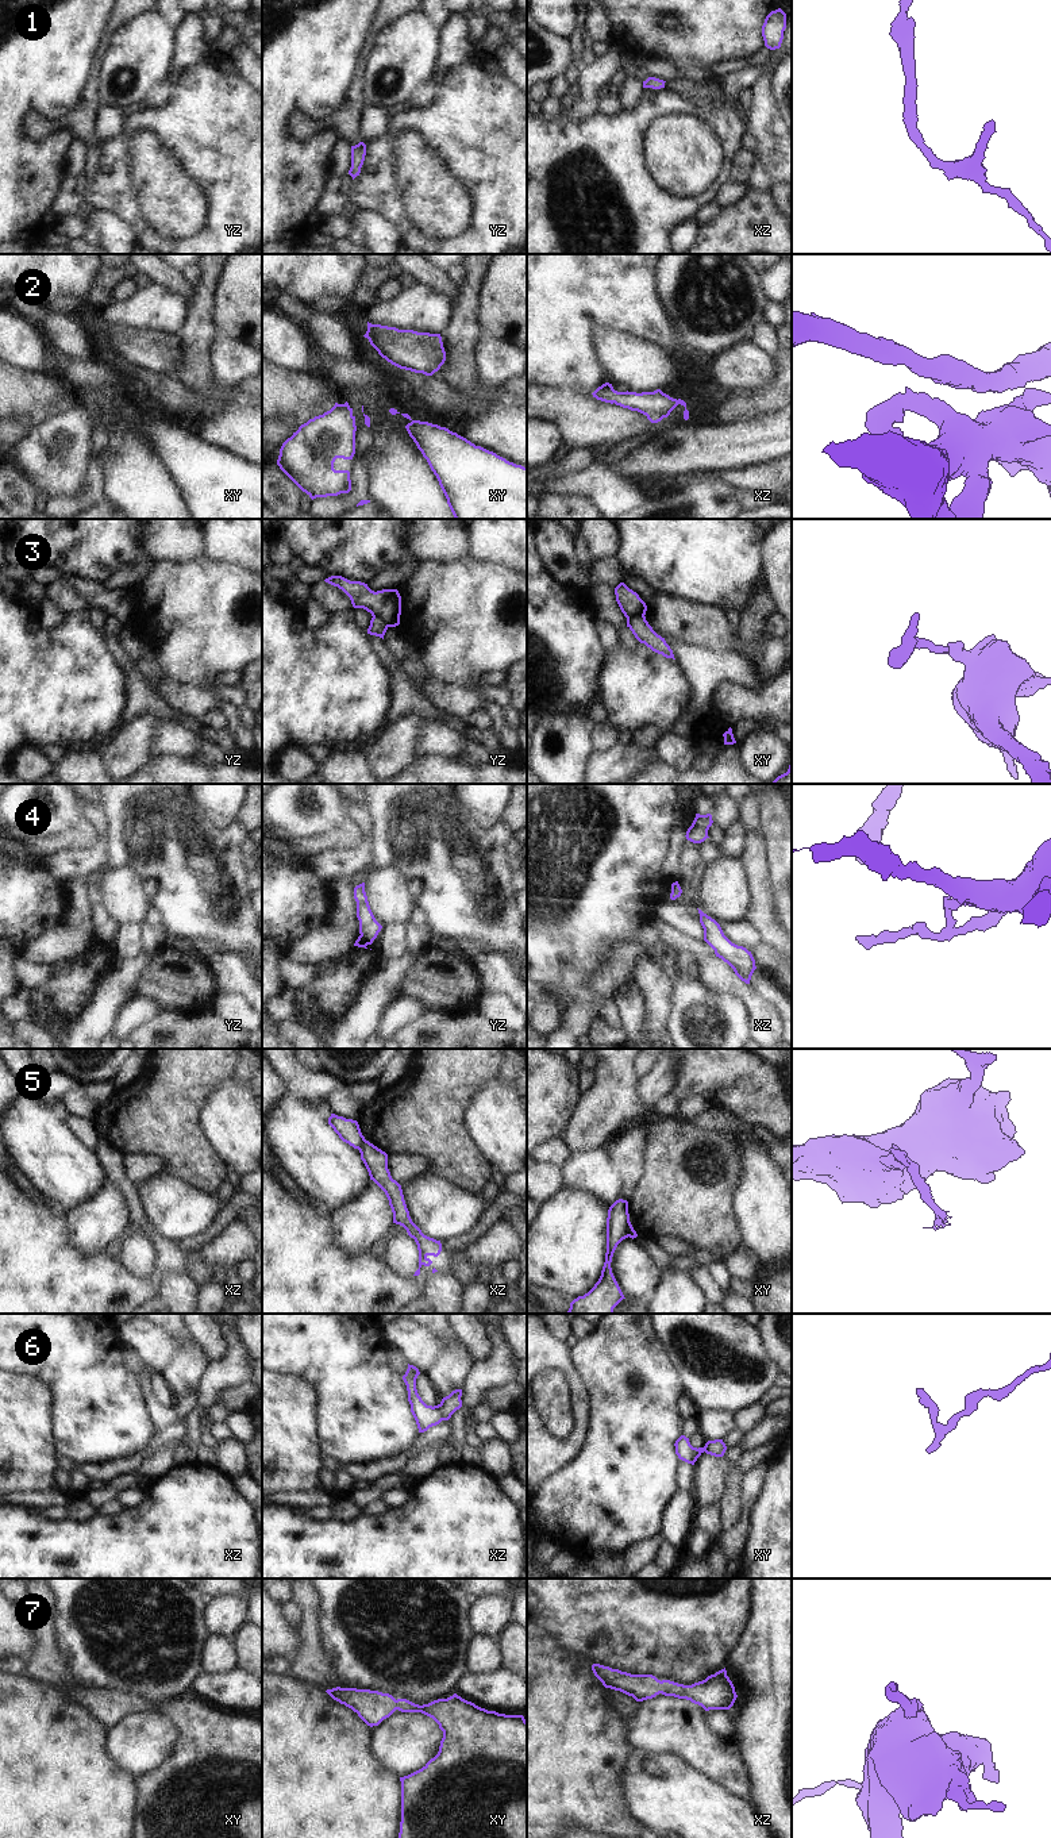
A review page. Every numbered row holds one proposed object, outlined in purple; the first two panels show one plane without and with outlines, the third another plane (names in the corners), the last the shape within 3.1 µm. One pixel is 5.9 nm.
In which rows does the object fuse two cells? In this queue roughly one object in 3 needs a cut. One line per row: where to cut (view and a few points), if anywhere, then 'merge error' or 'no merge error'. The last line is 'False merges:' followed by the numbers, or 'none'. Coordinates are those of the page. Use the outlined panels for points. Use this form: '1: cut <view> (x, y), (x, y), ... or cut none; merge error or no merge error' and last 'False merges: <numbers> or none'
1: cut none; no merge error
2: cut none; no merge error
3: cut yz (373, 615), (378, 615), (388, 626); merge error
4: cut yz (361, 934), (372, 941); merge error
5: cut xz (365, 1139), (358, 1149); merge error
6: cut none; no merge error
7: cut none; no merge error
False merges: 3, 4, 5

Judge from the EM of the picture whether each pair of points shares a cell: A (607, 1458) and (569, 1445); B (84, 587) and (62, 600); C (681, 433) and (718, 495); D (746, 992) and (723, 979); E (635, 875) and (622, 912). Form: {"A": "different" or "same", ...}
{"A": "different", "B": "same", "C": "different", "D": "same", "E": "same"}

